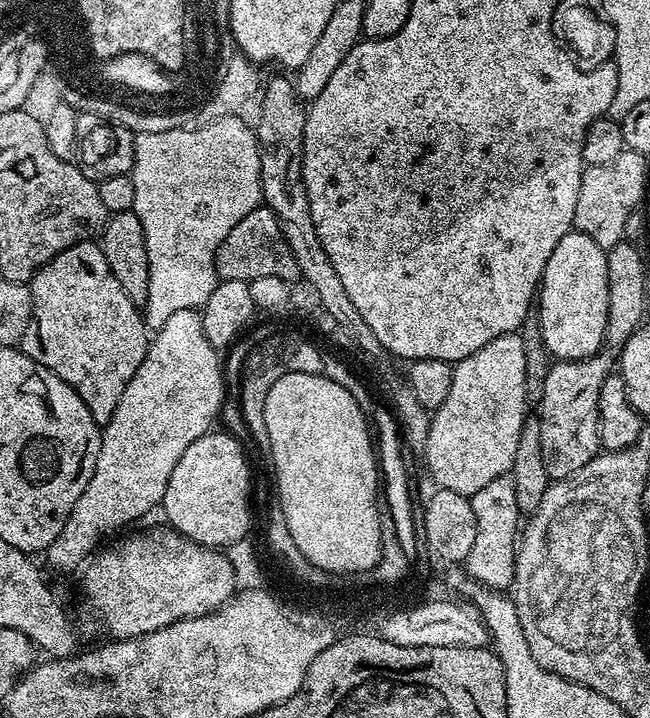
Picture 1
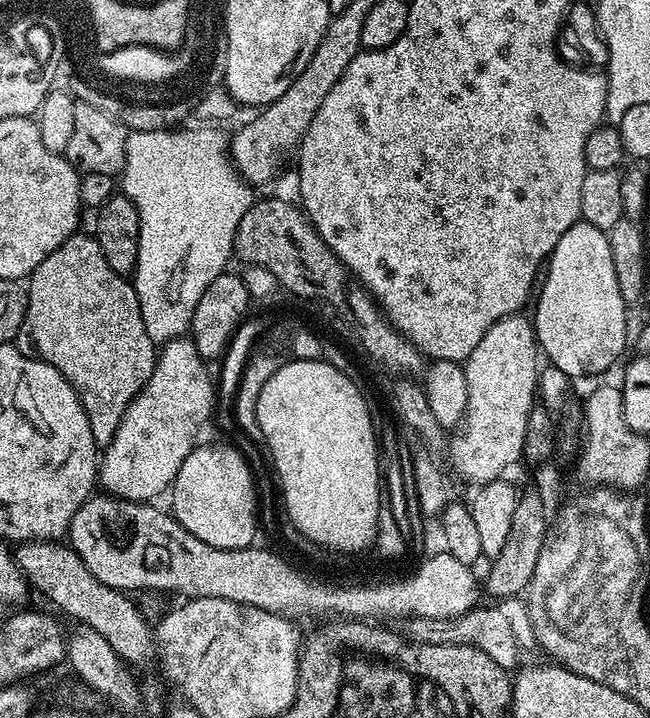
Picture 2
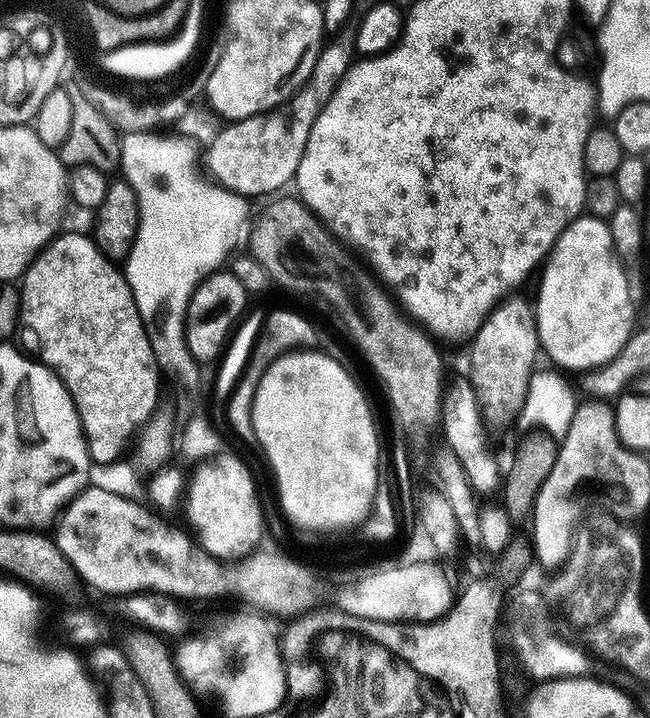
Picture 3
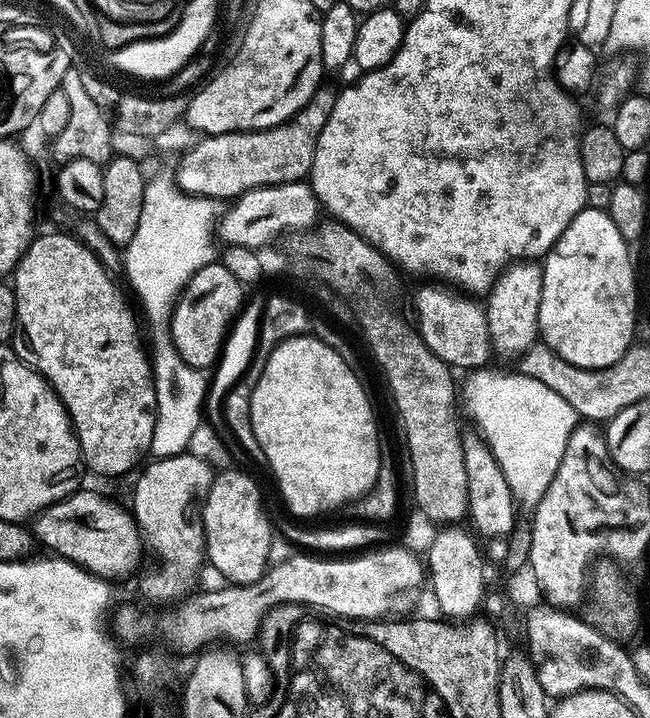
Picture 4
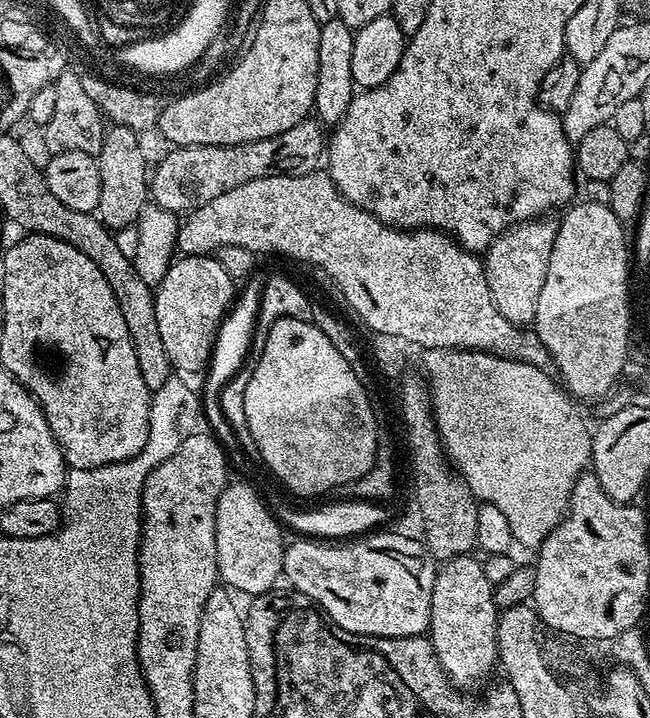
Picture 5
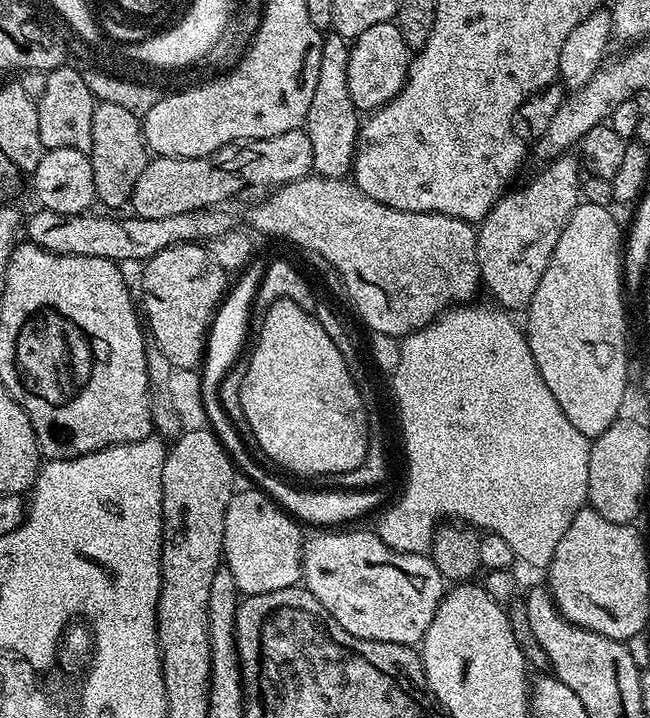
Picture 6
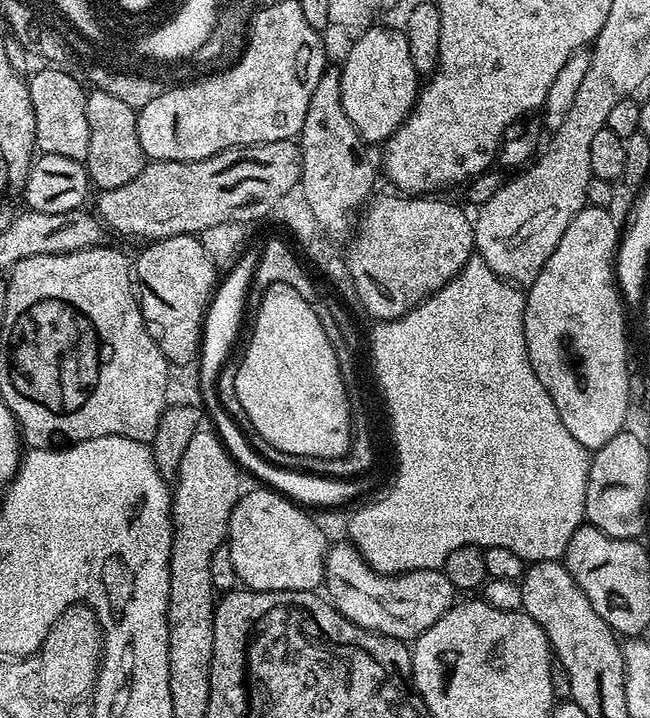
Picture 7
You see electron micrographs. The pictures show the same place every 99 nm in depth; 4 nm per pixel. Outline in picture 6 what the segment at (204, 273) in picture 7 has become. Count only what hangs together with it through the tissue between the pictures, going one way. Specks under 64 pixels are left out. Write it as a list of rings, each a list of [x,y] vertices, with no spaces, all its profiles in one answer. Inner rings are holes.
[[[200,242],[170,246],[151,256],[143,268],[140,276],[140,288],[144,291],[142,316],[151,339],[170,358],[173,369],[180,371],[181,368],[184,372],[199,369],[204,362],[209,328],[229,287],[229,277]]]

